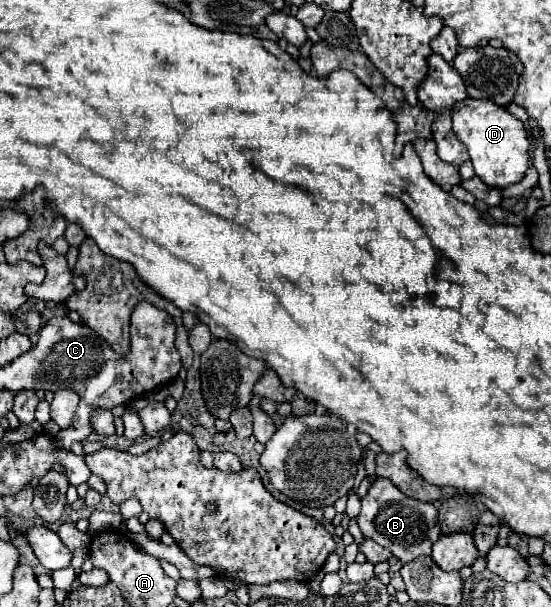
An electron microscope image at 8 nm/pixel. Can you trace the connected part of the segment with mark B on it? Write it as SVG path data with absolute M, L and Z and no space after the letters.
M376 479L368 491L368 495L362 499L360 515L356 517L360 531L376 541L378 545L392 551L396 559L402 563L410 563L420 555L430 555L434 541L442 535L442 529L438 523L438 511L432 503L422 503L410 497L404 497L404 493L390 485L386 479Z

